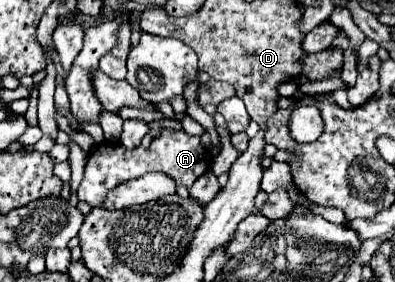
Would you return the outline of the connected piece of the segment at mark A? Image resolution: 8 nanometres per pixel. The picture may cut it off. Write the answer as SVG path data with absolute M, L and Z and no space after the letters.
M161 128L161 132L152 142L150 147L136 147L136 149L124 149L124 145L120 143L98 143L94 145L94 149L88 155L86 161L86 173L84 173L84 181L78 187L78 199L90 205L90 207L100 207L104 203L104 197L110 189L114 189L116 185L136 179L144 173L150 171L160 171L166 173L168 177L172 177L176 181L178 187L192 187L192 183L204 175L210 169L210 155L208 149L200 143L200 137L190 137L183 130L170 131Z

